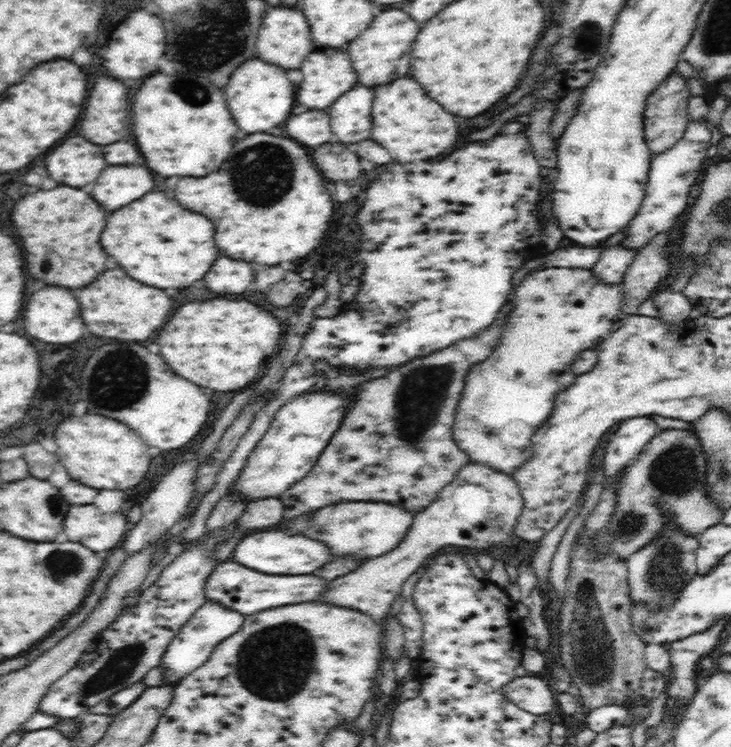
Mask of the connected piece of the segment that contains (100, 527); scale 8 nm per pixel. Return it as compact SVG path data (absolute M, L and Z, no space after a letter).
M94 504L70 506L70 512L64 520L64 532L68 540L84 542L84 546L94 552L120 546L130 526L124 514L102 514Z

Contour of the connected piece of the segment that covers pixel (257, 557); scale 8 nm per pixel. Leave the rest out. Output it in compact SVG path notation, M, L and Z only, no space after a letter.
M268 528L252 531L241 537L233 548L230 560L264 574L296 576L296 574L310 574L334 558L329 553L329 548L317 540L306 538L303 534L292 536L284 533L282 529Z

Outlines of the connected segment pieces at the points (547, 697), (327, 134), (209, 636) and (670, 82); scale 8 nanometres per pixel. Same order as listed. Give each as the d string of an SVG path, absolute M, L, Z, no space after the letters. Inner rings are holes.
M537 674L516 677L512 682L502 686L502 689L508 701L530 714L550 715L558 708L556 691L550 689L548 681Z
M308 110L298 116L290 116L286 122L286 132L303 146L318 146L324 142L334 142L328 110Z
M207 600L202 604L190 620L187 620L184 626L180 627L178 634L173 636L164 656L161 658L161 666L164 667L165 682L167 682L164 685L175 687L184 676L188 676L196 668L202 666L210 658L210 654L214 652L217 644L240 630L244 619L243 614L224 608L213 600Z
M674 69L674 72L666 80L663 80L658 88L654 89L654 92L645 103L642 114L645 141L653 155L670 150L682 138L684 131L687 129L690 116L686 109L688 108L689 99L692 97L687 80L688 78L679 75Z

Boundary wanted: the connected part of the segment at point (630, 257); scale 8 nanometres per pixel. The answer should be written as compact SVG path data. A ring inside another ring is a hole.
M622 245L604 249L599 254L598 262L591 269L603 284L618 284L628 270L628 266L634 262L638 251Z

